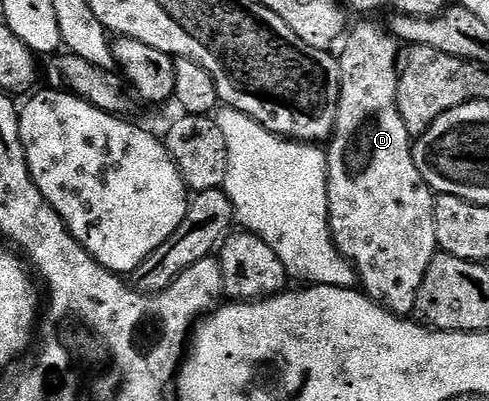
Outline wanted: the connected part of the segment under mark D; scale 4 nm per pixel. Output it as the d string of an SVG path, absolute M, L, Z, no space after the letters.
M362 22L359 26L351 25L341 39L342 54L337 55L338 67L342 73L342 91L336 112L334 133L326 150L326 187L328 188L328 212L330 213L330 235L334 238L336 248L354 266L358 274L361 289L378 305L399 316L410 316L415 313L418 304L420 284L424 280L424 272L428 272L428 264L432 264L435 254L439 253L436 240L436 216L434 215L434 199L436 197L430 185L424 180L420 168L416 168L414 159L414 142L412 135L404 124L404 116L400 116L398 107L398 56L400 43L385 25L377 26L374 22Z

